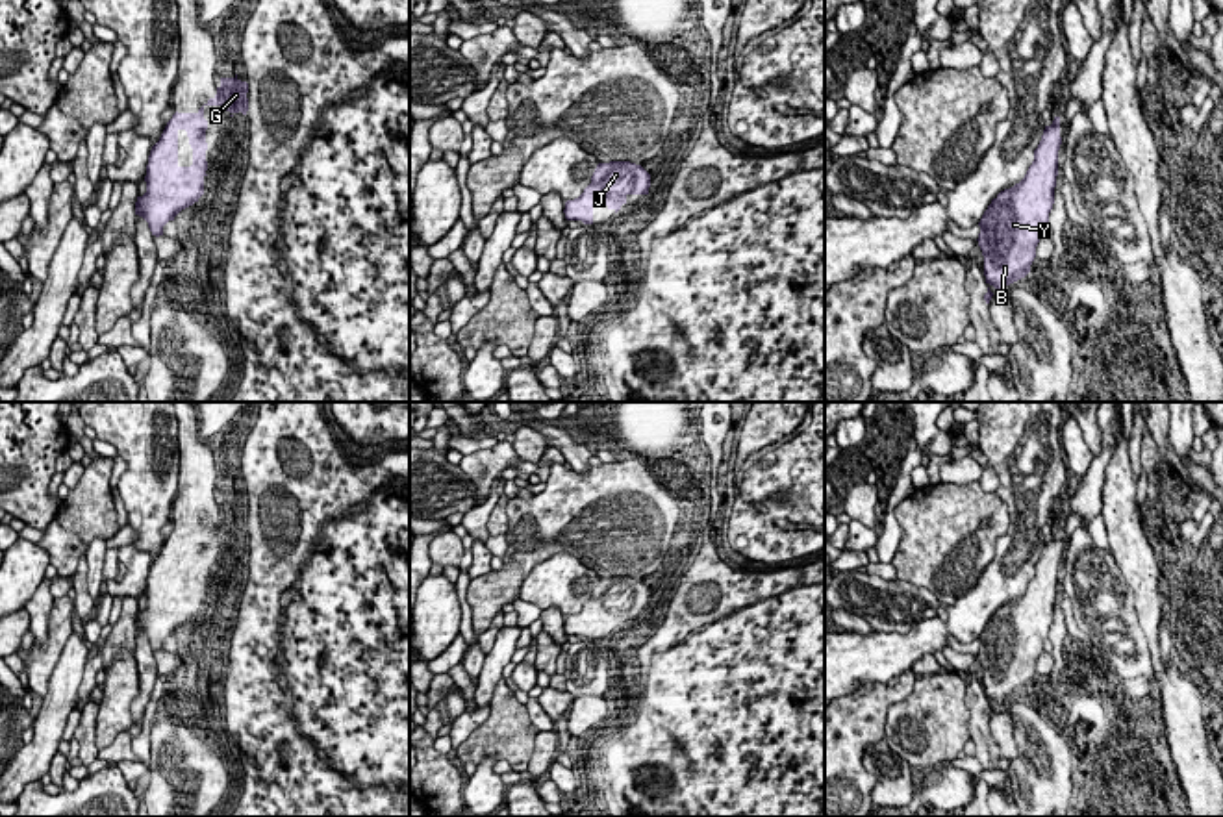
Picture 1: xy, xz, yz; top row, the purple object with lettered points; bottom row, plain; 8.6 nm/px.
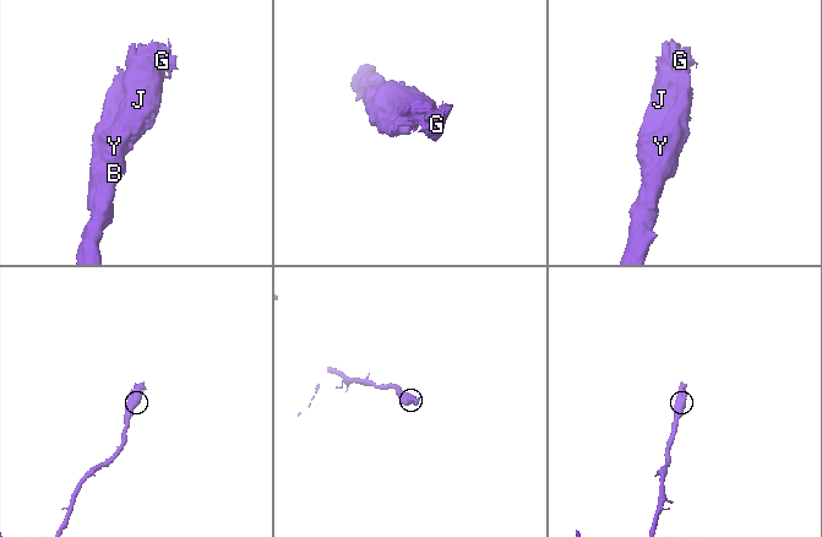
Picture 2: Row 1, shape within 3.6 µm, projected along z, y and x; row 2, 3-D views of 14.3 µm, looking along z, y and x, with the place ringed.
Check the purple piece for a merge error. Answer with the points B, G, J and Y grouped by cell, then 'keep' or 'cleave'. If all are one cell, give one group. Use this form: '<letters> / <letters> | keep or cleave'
B G J Y | keep

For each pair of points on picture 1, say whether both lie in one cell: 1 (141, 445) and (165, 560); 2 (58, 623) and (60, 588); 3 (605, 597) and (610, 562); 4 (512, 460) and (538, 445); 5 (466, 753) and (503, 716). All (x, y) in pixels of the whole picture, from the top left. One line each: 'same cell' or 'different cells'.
1: different cells
2: different cells
3: different cells
4: different cells
5: same cell

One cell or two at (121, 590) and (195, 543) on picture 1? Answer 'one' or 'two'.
two

